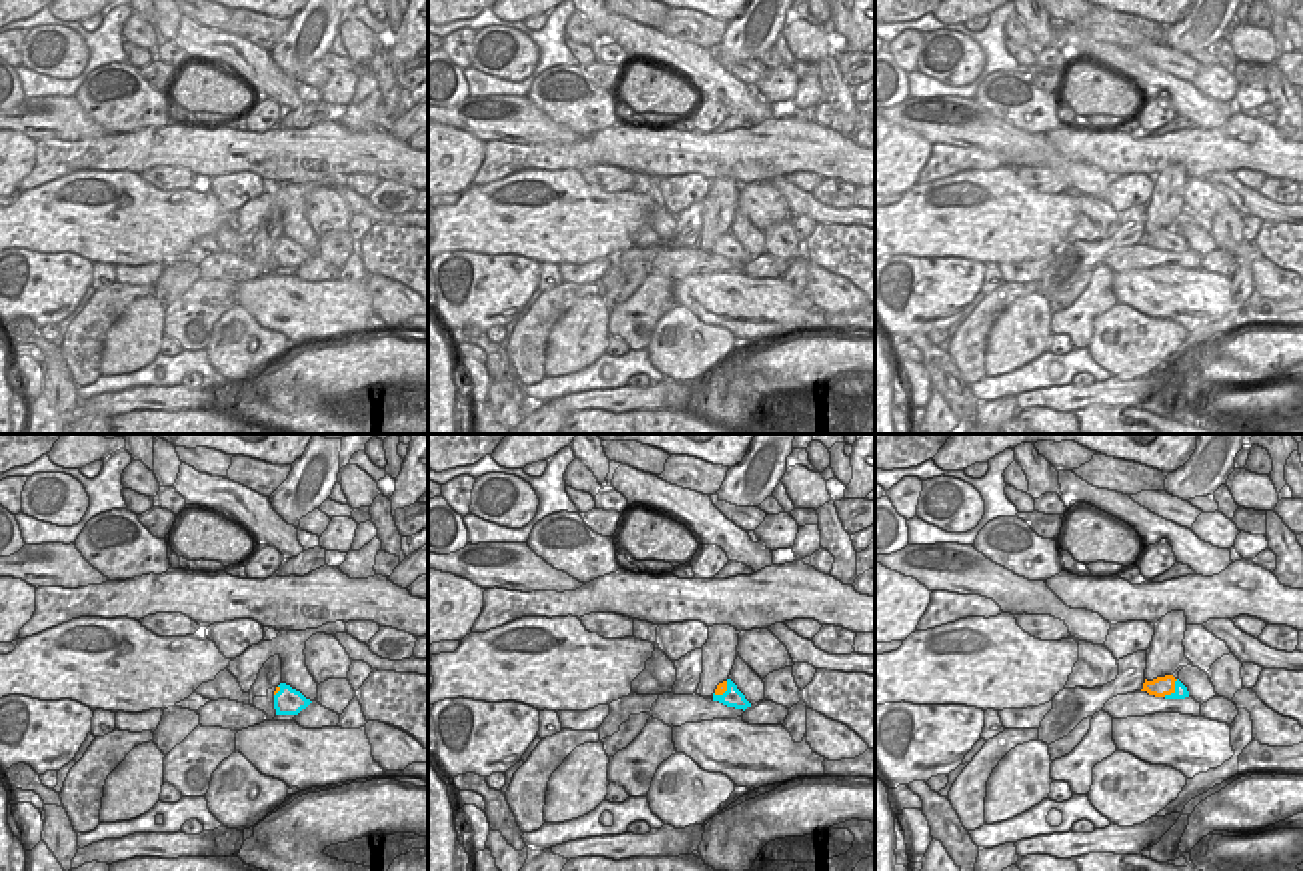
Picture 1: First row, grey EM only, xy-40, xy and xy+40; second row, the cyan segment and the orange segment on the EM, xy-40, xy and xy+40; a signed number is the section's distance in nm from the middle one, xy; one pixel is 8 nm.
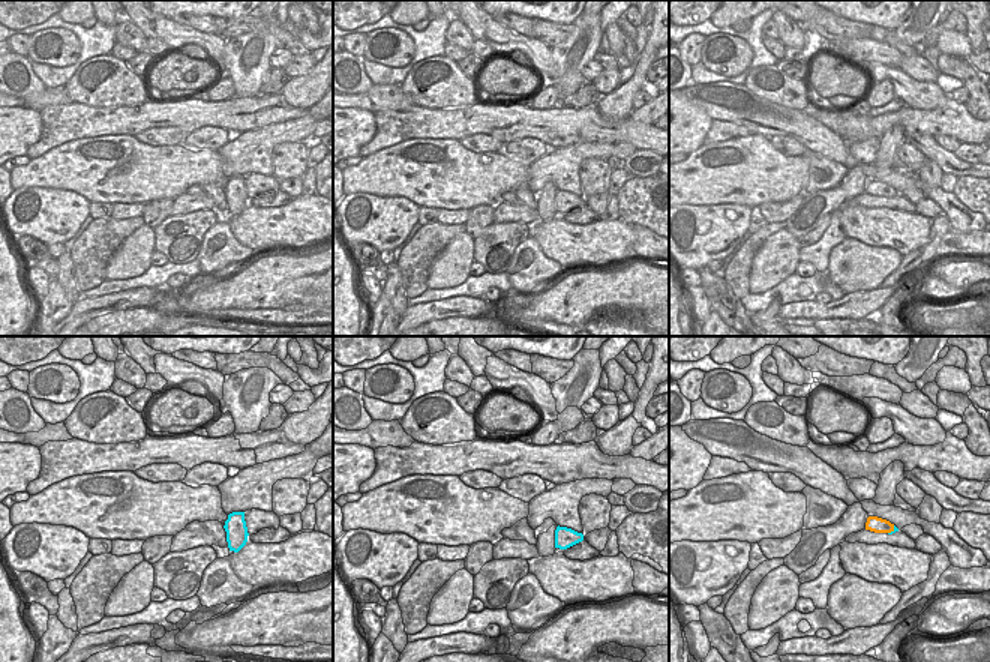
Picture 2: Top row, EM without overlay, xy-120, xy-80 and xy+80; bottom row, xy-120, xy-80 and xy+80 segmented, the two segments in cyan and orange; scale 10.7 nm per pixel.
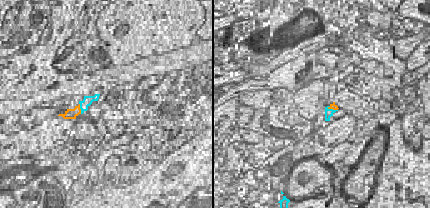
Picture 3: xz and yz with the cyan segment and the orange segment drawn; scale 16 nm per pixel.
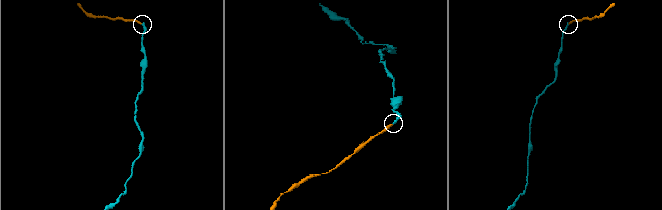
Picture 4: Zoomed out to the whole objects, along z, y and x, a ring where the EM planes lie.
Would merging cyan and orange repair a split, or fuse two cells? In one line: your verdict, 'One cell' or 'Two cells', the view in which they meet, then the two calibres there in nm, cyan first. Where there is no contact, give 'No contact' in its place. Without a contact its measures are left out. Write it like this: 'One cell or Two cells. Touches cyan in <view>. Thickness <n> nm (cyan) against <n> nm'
Two cells. Touches cyan in xy+40. Thickness 100 nm (cyan) against 160 nm

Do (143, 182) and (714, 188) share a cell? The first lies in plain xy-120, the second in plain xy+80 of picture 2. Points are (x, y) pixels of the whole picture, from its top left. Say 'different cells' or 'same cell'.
same cell

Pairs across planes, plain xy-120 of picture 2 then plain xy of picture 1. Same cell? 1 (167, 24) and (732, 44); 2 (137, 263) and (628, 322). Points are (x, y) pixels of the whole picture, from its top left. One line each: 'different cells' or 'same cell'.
1: different cells
2: different cells

